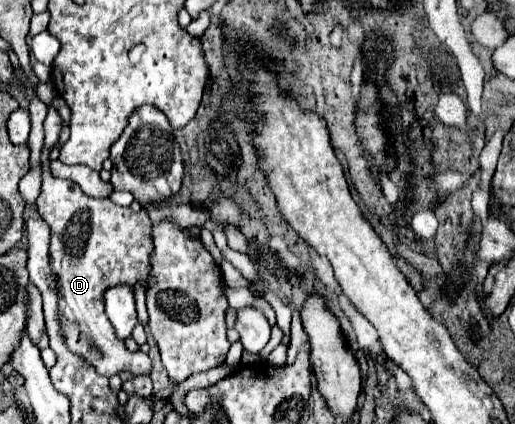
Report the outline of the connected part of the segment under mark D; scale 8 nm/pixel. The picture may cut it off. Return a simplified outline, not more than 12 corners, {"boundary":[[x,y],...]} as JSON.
{"boundary":[[44,121],[37,212],[69,350],[103,376],[151,374],[103,294],[149,280],[151,220],[53,178]]}

